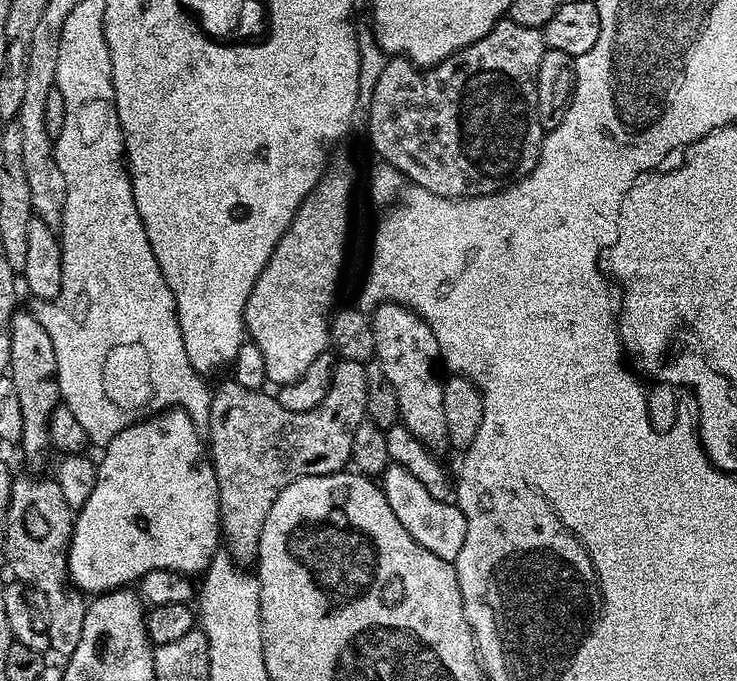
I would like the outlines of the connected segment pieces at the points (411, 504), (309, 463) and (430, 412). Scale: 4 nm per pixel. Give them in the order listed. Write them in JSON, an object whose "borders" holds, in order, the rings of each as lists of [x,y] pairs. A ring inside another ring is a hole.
{"borders":[[[[389,463],[382,477],[382,487],[386,494],[386,502],[390,502],[390,510],[402,522],[402,527],[418,546],[430,550],[430,554],[438,554],[438,558],[455,562],[462,551],[462,542],[466,542],[466,517],[460,507],[452,500],[439,500],[426,491],[426,486],[410,474],[402,466]]],[[[340,360],[333,367],[330,390],[326,398],[314,410],[295,412],[286,410],[276,401],[275,395],[258,388],[242,386],[235,378],[228,381],[212,394],[210,418],[206,425],[206,440],[210,445],[212,468],[218,478],[220,491],[220,527],[222,540],[227,551],[237,564],[248,566],[256,560],[258,542],[262,538],[262,526],[266,522],[266,514],[270,514],[270,506],[298,478],[307,476],[325,476],[349,467],[354,446],[354,430],[366,419],[366,370],[364,365],[349,360]]],[[[380,304],[371,309],[370,319],[374,330],[375,359],[379,360],[386,378],[390,378],[390,386],[396,391],[399,423],[430,451],[444,454],[450,445],[446,434],[446,409],[442,407],[444,380],[436,373],[440,343],[434,338],[434,330],[430,330],[418,313],[401,304]]]]}

